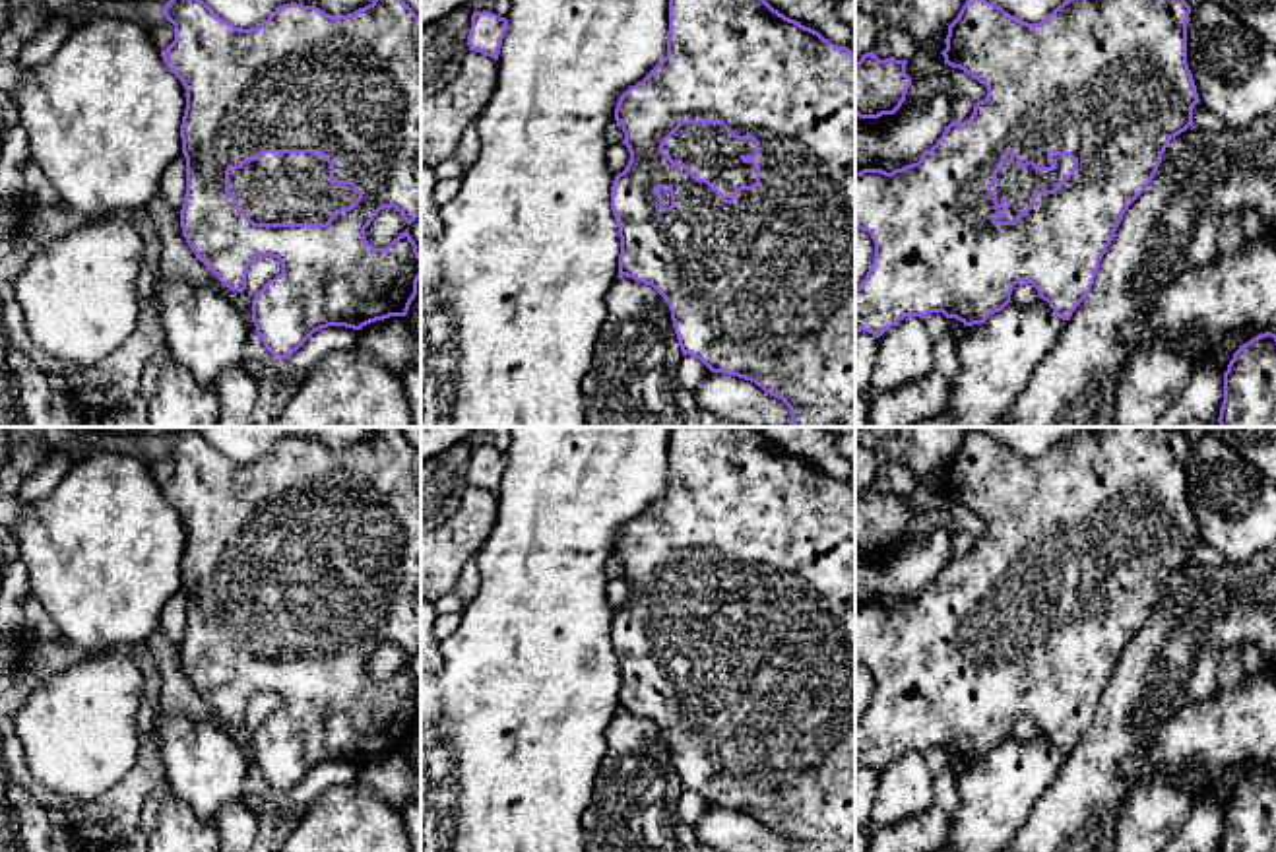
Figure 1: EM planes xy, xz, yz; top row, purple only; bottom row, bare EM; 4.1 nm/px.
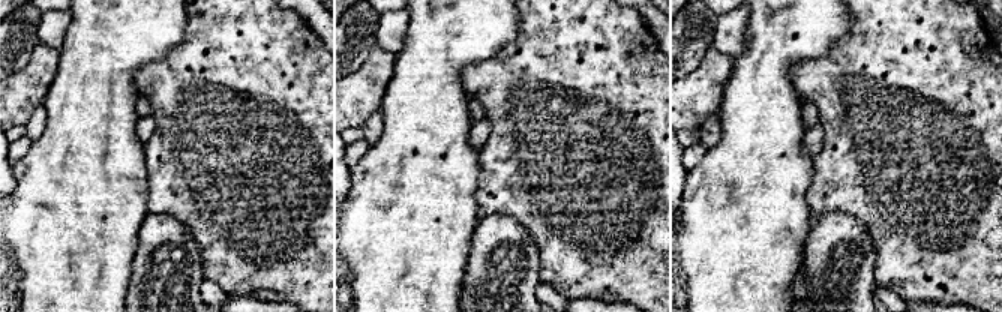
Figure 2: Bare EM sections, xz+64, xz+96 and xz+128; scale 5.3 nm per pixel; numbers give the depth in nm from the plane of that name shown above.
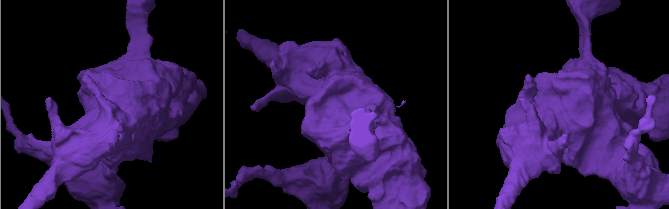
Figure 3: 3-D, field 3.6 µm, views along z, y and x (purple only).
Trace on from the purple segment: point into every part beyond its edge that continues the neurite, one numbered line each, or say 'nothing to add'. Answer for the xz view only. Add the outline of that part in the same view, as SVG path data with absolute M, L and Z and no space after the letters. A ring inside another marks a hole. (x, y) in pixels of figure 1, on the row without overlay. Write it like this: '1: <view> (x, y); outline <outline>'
1: xz (710, 587); outline M683 559L663 578L663 586L698 613L708 613L727 635L735 621L756 617L756 602L741 596L756 586L756 578L735 574L721 559Z

